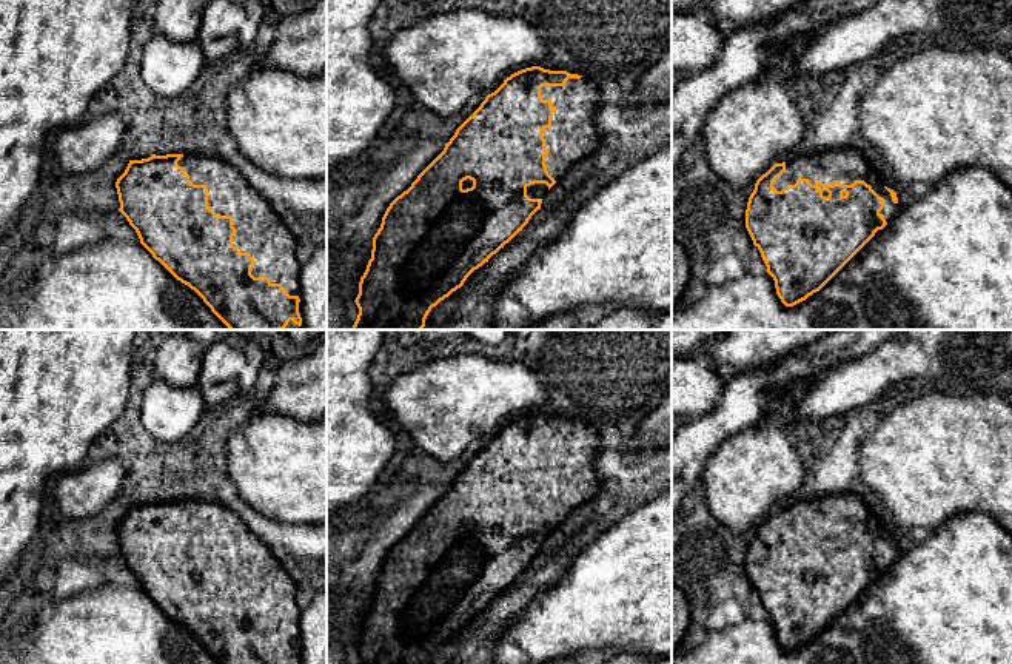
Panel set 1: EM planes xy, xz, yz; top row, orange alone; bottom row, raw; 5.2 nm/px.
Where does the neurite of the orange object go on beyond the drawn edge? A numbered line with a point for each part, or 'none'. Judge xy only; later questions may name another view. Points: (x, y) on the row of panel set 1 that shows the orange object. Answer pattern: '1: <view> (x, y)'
1: xy (261, 231)

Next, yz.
1: yz (847, 165)

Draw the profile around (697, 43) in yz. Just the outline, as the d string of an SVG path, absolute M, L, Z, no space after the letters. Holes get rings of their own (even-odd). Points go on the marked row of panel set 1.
M699 9L672 12L672 68L678 72L709 69L721 55L725 37Z

